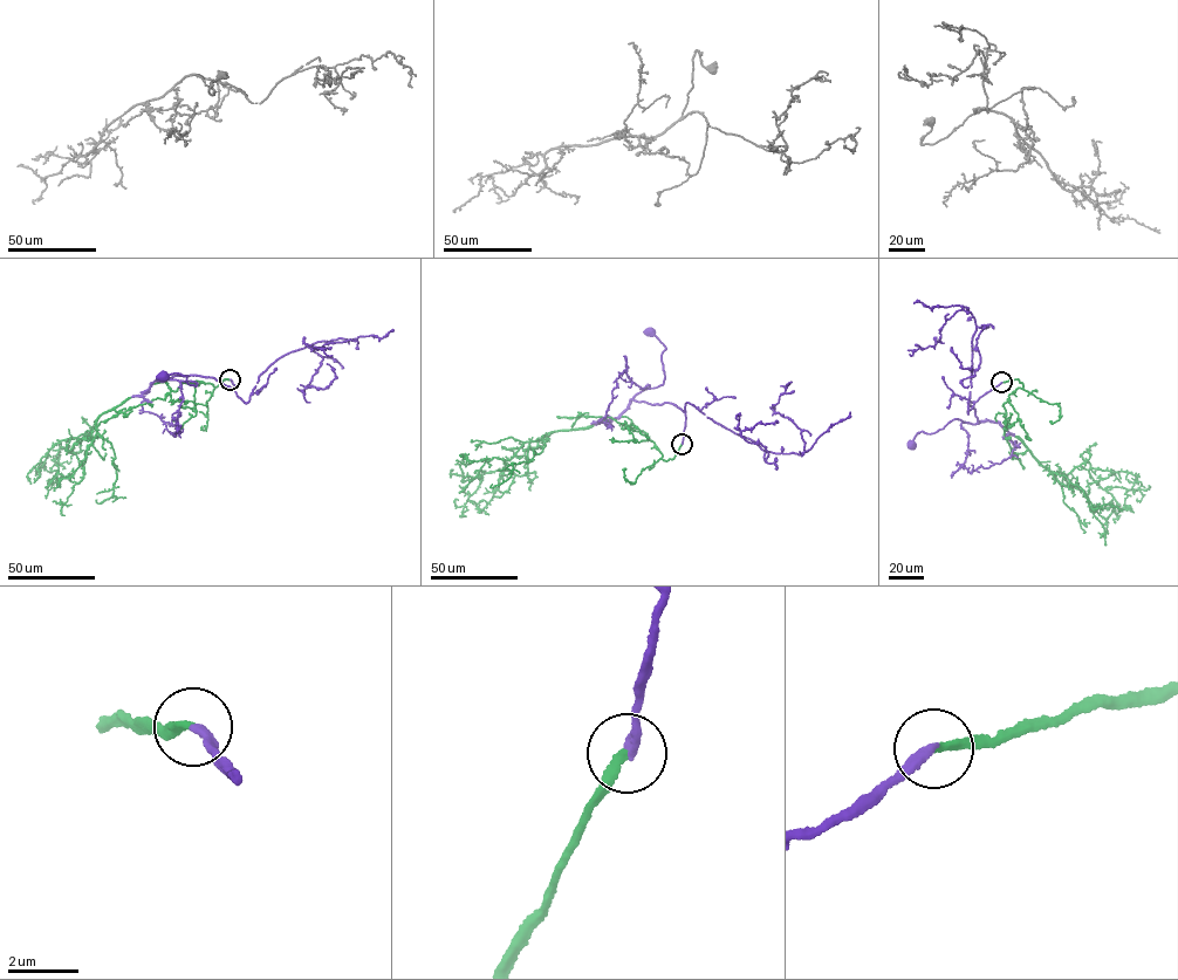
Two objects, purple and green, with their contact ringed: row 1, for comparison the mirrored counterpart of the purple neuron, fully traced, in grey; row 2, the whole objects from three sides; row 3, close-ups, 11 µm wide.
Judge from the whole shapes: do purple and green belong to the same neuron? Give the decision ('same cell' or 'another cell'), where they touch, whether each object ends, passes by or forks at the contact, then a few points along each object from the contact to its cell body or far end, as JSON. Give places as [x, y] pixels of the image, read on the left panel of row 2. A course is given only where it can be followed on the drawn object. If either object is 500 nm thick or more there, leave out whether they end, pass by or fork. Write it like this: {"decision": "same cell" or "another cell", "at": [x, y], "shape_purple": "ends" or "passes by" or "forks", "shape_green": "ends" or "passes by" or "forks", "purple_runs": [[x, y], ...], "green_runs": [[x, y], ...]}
{"decision": "same cell", "at": [230, 379], "shape_purple": "ends", "shape_green": "ends", "purple_runs": [[231, 379], [234, 390], [212, 377], [176, 376], [162, 381], [190, 381], [194, 386], [179, 374], [161, 375]], "green_runs": [[231, 379], [214, 386], [184, 383], [164, 398], [102, 412], [97, 437], [57, 441], [38, 472]]}

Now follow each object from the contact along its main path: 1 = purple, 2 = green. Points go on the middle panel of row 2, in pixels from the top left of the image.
1: (682, 444), (685, 412), (669, 403), (634, 398), (663, 384), (665, 376), (662, 354), (665, 347), (649, 330)
2: (682, 444), (665, 460), (644, 432), (579, 417), (526, 449), (527, 473), (487, 472), (458, 500)

